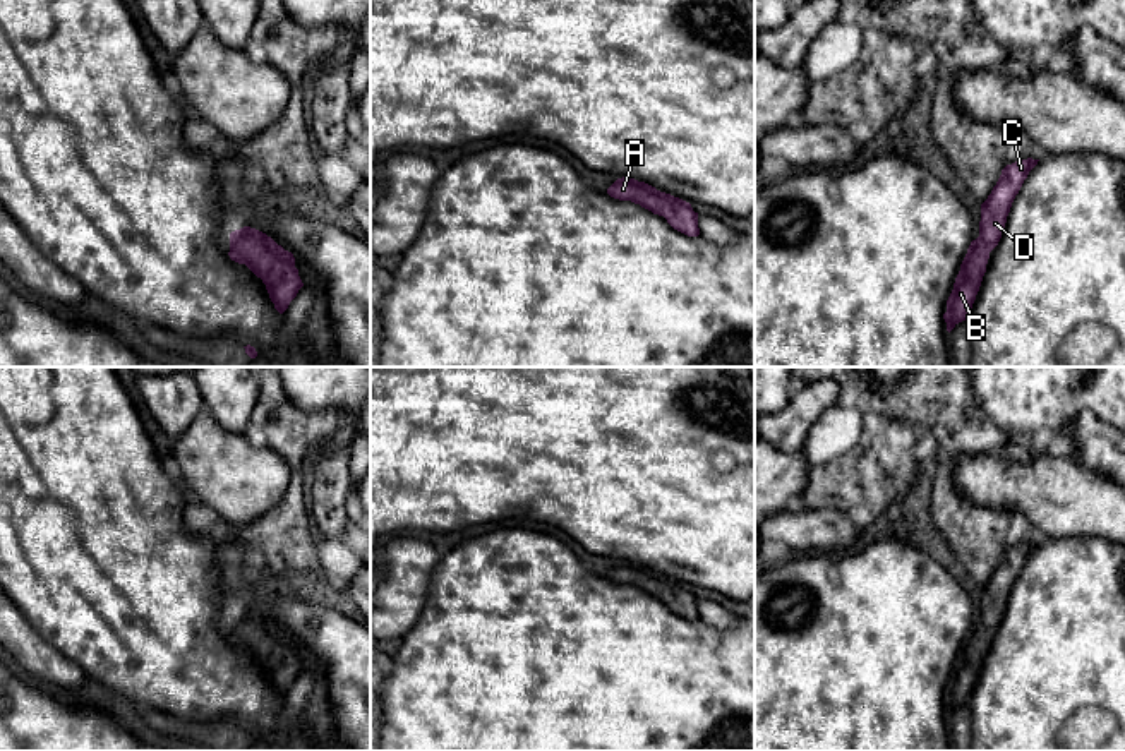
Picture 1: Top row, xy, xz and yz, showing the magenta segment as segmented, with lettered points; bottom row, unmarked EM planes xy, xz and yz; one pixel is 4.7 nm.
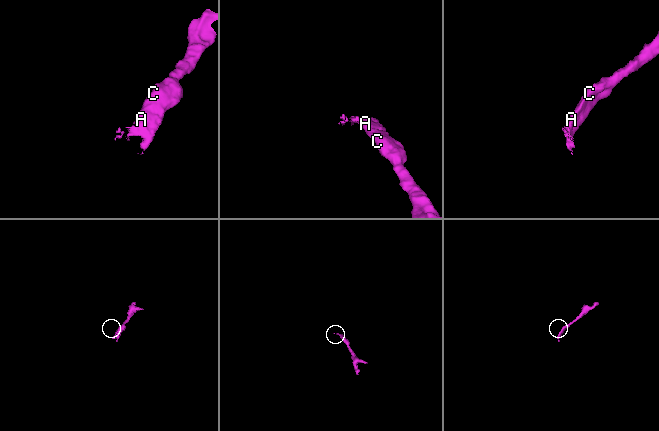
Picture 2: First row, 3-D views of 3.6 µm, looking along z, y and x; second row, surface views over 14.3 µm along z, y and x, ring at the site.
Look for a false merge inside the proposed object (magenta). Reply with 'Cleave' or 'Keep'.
Keep

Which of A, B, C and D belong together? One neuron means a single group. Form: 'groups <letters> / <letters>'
groups A B C D

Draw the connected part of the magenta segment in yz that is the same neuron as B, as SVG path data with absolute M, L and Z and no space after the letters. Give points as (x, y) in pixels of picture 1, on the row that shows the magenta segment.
M1027 158L1007 165L991 194L981 204L979 237L971 242L955 278L954 290L947 300L943 319L948 333L969 317L986 273L990 252L998 245L1012 202L1038 161L1039 159Z

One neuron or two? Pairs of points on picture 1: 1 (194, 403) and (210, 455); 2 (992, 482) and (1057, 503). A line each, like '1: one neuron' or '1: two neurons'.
1: two neurons
2: one neuron

